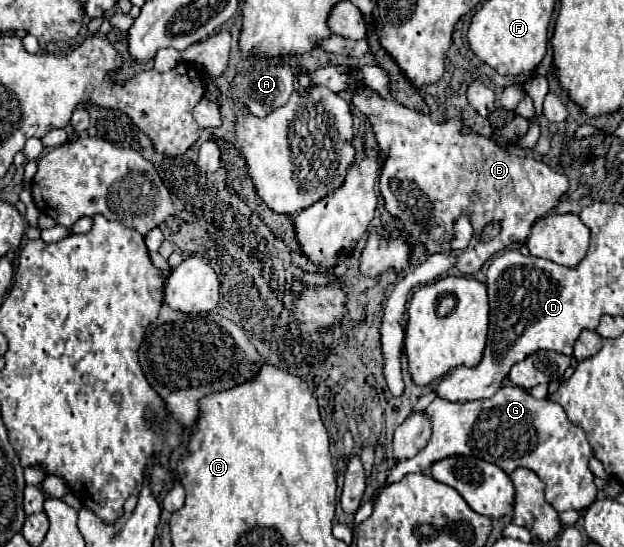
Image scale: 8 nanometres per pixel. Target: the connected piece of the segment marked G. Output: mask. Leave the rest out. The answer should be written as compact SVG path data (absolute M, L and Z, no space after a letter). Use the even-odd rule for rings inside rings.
M503 386L493 398L473 402L449 402L435 398L427 414L433 422L433 436L429 444L413 458L397 462L387 484L399 482L409 472L427 472L431 462L447 456L477 456L495 462L507 474L513 468L529 468L545 482L545 500L557 510L585 510L597 496L593 472L589 470L591 446L583 428L573 424L565 410L551 400L535 400L519 386Z

